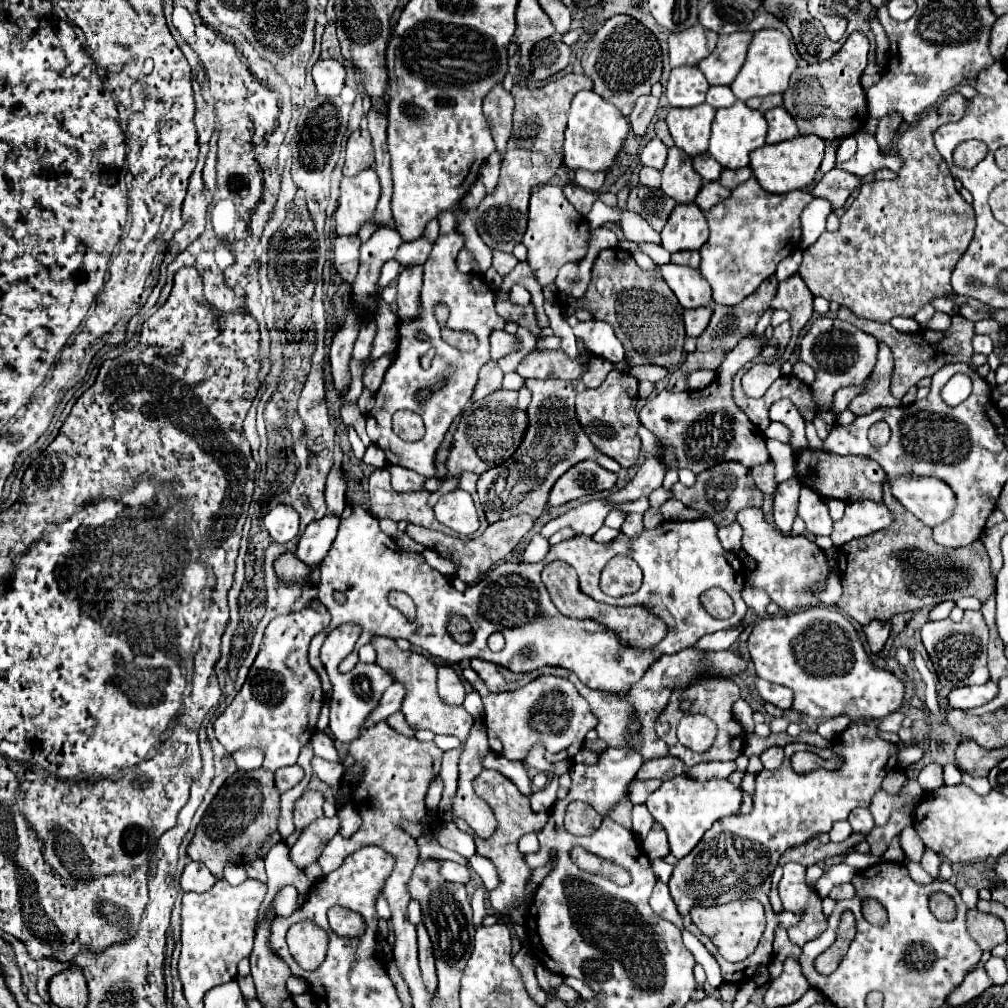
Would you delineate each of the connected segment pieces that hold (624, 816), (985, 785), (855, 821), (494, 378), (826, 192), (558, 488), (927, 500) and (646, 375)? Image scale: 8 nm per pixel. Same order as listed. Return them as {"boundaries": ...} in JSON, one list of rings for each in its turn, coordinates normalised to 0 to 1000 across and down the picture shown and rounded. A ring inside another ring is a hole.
{"boundaries":[[[[623,784],[614,800],[610,800],[608,804],[604,804],[604,812],[608,812],[613,817],[620,819],[622,822],[627,821],[627,803],[628,798],[624,793]]],[[[955,766],[955,776],[957,776],[959,780],[963,780],[967,786],[971,786],[973,790],[977,790],[977,788],[983,786],[983,778],[981,778],[979,772],[965,772],[965,770],[961,770],[961,768]]],[[[860,802],[846,804],[840,813],[842,813],[846,825],[854,825],[854,827],[862,827],[864,821],[868,819],[868,817],[866,817],[866,810],[864,810],[864,806],[862,806]]],[[[491,357],[483,359],[477,369],[475,369],[475,377],[473,377],[473,383],[469,387],[469,393],[467,393],[467,399],[471,397],[477,397],[481,393],[485,393],[487,389],[491,389],[493,385],[497,385],[497,377],[499,377],[499,369],[497,365],[493,363]]],[[[826,167],[824,171],[820,171],[809,183],[809,187],[805,188],[805,192],[807,192],[807,196],[818,196],[818,198],[822,198],[824,204],[826,204],[826,208],[830,208],[830,206],[834,206],[838,202],[838,198],[850,187],[850,183],[852,183],[850,175]]],[[[588,456],[574,458],[574,462],[568,462],[563,466],[549,482],[545,492],[545,502],[559,502],[566,496],[606,486],[612,478],[612,470],[596,464]]],[[[888,472],[882,474],[882,482],[886,494],[920,522],[938,518],[947,504],[947,490],[936,476]]],[[[628,363],[626,367],[624,367],[624,371],[628,373],[628,375],[632,375],[634,379],[636,377],[644,377],[644,379],[654,379],[654,377],[658,377],[664,369],[662,369],[662,365],[658,365],[658,363]]]]}

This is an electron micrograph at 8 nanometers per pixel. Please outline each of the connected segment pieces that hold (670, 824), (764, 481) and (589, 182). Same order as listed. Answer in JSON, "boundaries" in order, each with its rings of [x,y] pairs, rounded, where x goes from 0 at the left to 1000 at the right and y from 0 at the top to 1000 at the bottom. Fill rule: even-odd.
{"boundaries":[[[[674,768],[672,772],[658,776],[658,780],[642,792],[640,800],[646,806],[646,810],[658,817],[658,821],[664,829],[666,847],[672,853],[676,853],[691,839],[691,835],[697,831],[699,823],[703,823],[709,813],[731,808],[735,794],[737,794],[737,784],[733,780],[725,778],[723,774],[691,776],[691,774],[686,774],[682,768]]],[[[761,458],[757,462],[749,462],[745,464],[745,472],[751,480],[751,484],[759,490],[769,488],[769,474],[767,474],[767,458]]],[[[570,169],[568,173],[568,183],[584,188],[584,190],[594,190],[600,181],[598,171],[582,171],[582,169]]]]}

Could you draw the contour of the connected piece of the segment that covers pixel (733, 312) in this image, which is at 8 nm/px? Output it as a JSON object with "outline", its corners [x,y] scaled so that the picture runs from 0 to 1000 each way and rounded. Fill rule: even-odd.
{"outline":[[[765,274],[761,280],[757,280],[757,284],[753,284],[753,288],[749,288],[749,292],[745,292],[745,296],[739,296],[737,300],[733,300],[733,304],[713,304],[711,302],[707,306],[707,313],[705,313],[703,323],[691,335],[691,347],[688,351],[684,351],[682,357],[666,371],[666,375],[662,379],[662,387],[666,387],[666,389],[678,389],[678,387],[682,387],[682,371],[688,369],[688,367],[693,367],[693,365],[709,367],[717,359],[719,351],[737,333],[741,333],[749,325],[749,321],[753,319],[753,315],[757,313],[757,310],[763,306],[769,290],[771,290],[771,278],[769,278],[769,274]]]}

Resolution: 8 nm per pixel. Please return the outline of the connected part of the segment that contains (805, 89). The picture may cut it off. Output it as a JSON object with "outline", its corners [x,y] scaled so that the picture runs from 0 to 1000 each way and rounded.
{"outline":[[[846,32],[836,48],[822,60],[791,67],[785,73],[783,87],[777,91],[777,107],[791,121],[793,133],[811,133],[816,139],[830,139],[832,133],[850,131],[860,121],[860,97],[854,85],[854,73],[860,65],[862,40],[856,32]]]}

